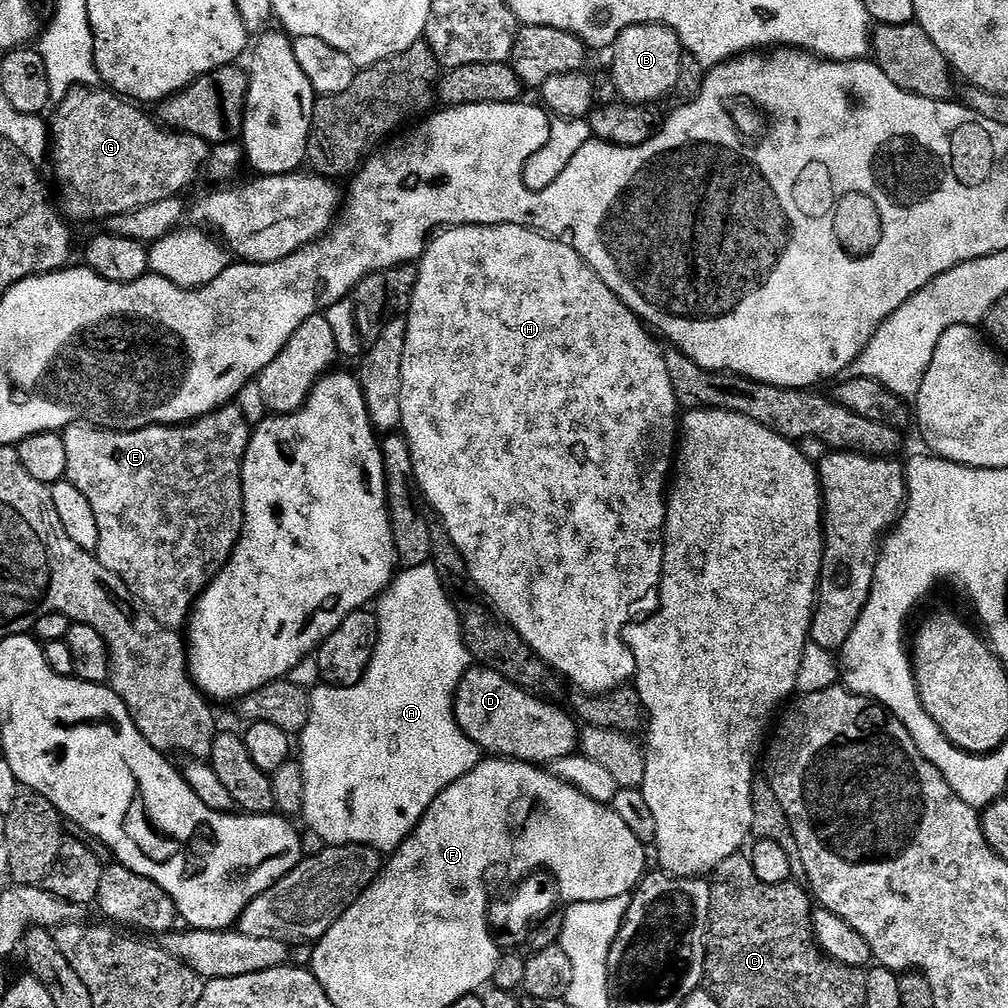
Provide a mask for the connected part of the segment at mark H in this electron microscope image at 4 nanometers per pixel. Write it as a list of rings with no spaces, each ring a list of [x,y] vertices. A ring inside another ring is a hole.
[[[491,224],[491,225],[489,225],[489,226],[479,226],[479,225],[469,225],[469,226],[452,226],[452,227],[449,227],[449,228],[448,228],[448,229],[447,229],[447,230],[444,230],[444,231],[441,231],[441,232],[440,232],[440,233],[439,233],[439,235],[437,235],[437,236],[436,236],[436,237],[435,237],[435,239],[433,239],[433,240],[432,240],[432,241],[431,241],[431,243],[429,243],[429,245],[428,245],[428,247],[427,247],[427,249],[426,249],[426,251],[425,251],[425,253],[424,253],[424,255],[423,255],[423,257],[422,257],[422,259],[421,259],[421,260],[420,260],[420,261],[419,261],[419,264],[418,264],[418,271],[419,271],[419,276],[418,276],[418,278],[417,278],[417,282],[416,282],[416,284],[415,284],[415,288],[413,288],[413,289],[412,289],[412,291],[411,291],[411,295],[410,295],[410,307],[411,307],[411,306],[412,306],[412,309],[410,309],[410,310],[409,310],[409,312],[408,312],[408,313],[406,313],[406,319],[407,319],[407,322],[408,322],[408,334],[407,334],[407,336],[406,336],[406,350],[405,350],[405,351],[404,351],[404,358],[403,358],[403,360],[402,360],[402,418],[401,418],[401,419],[400,419],[400,428],[401,428],[401,429],[402,429],[402,433],[403,433],[403,432],[404,432],[404,436],[403,436],[403,439],[404,439],[404,440],[405,440],[405,441],[406,441],[406,443],[407,443],[407,444],[408,444],[408,446],[409,446],[409,452],[410,452],[410,454],[411,454],[411,455],[412,455],[412,456],[413,456],[413,473],[414,473],[414,480],[415,480],[415,483],[416,483],[416,484],[417,484],[417,485],[418,485],[418,488],[419,488],[419,484],[418,484],[418,483],[420,483],[420,488],[421,488],[421,490],[422,490],[422,491],[424,491],[424,496],[425,496],[425,498],[426,498],[426,499],[428,499],[428,504],[429,504],[429,506],[430,506],[430,507],[432,507],[432,508],[433,508],[433,510],[434,510],[434,511],[436,511],[436,512],[437,512],[437,514],[438,514],[438,515],[440,515],[440,516],[441,516],[441,517],[440,517],[440,516],[437,516],[437,517],[439,517],[439,519],[440,519],[440,520],[441,520],[441,521],[442,521],[442,523],[443,523],[443,526],[444,526],[444,528],[445,528],[445,530],[446,530],[446,531],[448,531],[448,533],[449,533],[449,534],[450,534],[450,538],[451,538],[451,539],[452,539],[452,547],[453,547],[453,549],[455,549],[455,551],[456,551],[456,552],[457,552],[457,553],[458,553],[458,552],[459,552],[459,551],[460,551],[460,556],[461,556],[461,558],[462,558],[462,559],[464,559],[464,564],[465,564],[465,566],[466,566],[466,567],[468,567],[468,576],[469,576],[469,578],[470,578],[470,579],[472,579],[472,580],[473,580],[473,582],[474,582],[474,583],[476,583],[476,588],[477,588],[477,590],[478,590],[478,591],[480,591],[480,592],[481,592],[481,594],[482,594],[482,595],[484,595],[484,596],[485,596],[485,598],[484,598],[484,597],[483,597],[483,599],[484,599],[484,600],[485,600],[485,601],[487,601],[487,603],[488,603],[488,604],[489,604],[489,605],[490,605],[490,608],[491,608],[491,604],[490,604],[490,603],[492,603],[492,608],[493,608],[493,609],[492,609],[492,608],[491,608],[491,611],[492,611],[492,612],[493,612],[493,613],[495,613],[495,615],[496,615],[496,616],[497,616],[497,617],[499,617],[499,619],[500,619],[500,620],[501,620],[501,621],[503,621],[503,623],[505,623],[505,624],[507,624],[507,625],[508,625],[508,627],[510,627],[510,628],[512,628],[512,629],[513,629],[513,631],[515,631],[515,632],[516,632],[516,633],[517,633],[517,634],[518,634],[518,635],[520,635],[520,637],[521,637],[521,639],[523,639],[523,640],[524,640],[524,644],[525,644],[525,646],[527,646],[527,648],[528,648],[528,649],[530,649],[530,651],[532,651],[532,652],[533,652],[533,654],[535,654],[535,655],[536,655],[536,656],[537,656],[537,658],[538,658],[538,659],[540,659],[540,661],[541,661],[541,662],[542,662],[542,663],[543,663],[543,664],[544,664],[544,665],[546,665],[546,666],[547,666],[547,667],[548,667],[548,668],[549,668],[549,669],[551,669],[551,671],[552,671],[552,668],[553,668],[553,670],[554,670],[554,671],[556,671],[556,672],[557,672],[557,674],[558,674],[558,675],[560,675],[560,676],[565,676],[565,678],[566,678],[566,679],[568,679],[568,680],[569,680],[569,682],[570,682],[570,683],[572,683],[572,684],[573,684],[573,686],[574,686],[574,687],[576,687],[576,688],[577,688],[577,690],[578,690],[578,691],[580,691],[580,692],[585,692],[585,694],[586,694],[586,695],[588,695],[588,696],[592,696],[592,697],[588,697],[588,698],[604,698],[604,697],[607,697],[607,696],[608,696],[608,695],[609,695],[609,694],[612,694],[612,693],[615,693],[615,692],[612,692],[612,691],[614,691],[614,690],[615,690],[615,688],[620,688],[620,687],[622,687],[622,686],[623,686],[623,684],[628,684],[628,685],[631,685],[631,684],[632,684],[632,683],[633,683],[633,681],[635,681],[635,679],[636,679],[636,663],[635,663],[635,662],[634,662],[634,654],[633,654],[633,653],[632,653],[632,652],[631,652],[631,651],[630,651],[630,649],[629,649],[629,648],[628,648],[628,646],[627,646],[627,644],[625,644],[625,642],[624,642],[624,629],[625,629],[625,628],[627,628],[627,627],[628,627],[628,625],[629,625],[629,624],[631,624],[631,623],[633,623],[633,621],[635,621],[635,620],[636,620],[636,619],[637,619],[637,618],[640,618],[640,617],[643,617],[643,616],[644,616],[644,615],[645,615],[645,614],[652,614],[652,613],[655,613],[655,611],[656,611],[656,609],[657,609],[657,608],[659,608],[659,607],[660,607],[660,578],[661,578],[661,576],[662,576],[662,574],[663,574],[663,552],[664,552],[664,523],[665,523],[665,522],[666,522],[666,514],[667,514],[667,513],[668,513],[668,506],[667,506],[667,503],[666,503],[666,493],[667,493],[667,492],[668,492],[668,491],[669,491],[669,488],[670,488],[670,477],[671,477],[671,476],[672,476],[672,475],[673,475],[673,472],[674,472],[674,457],[675,457],[675,456],[676,456],[676,455],[677,455],[677,452],[678,452],[678,440],[677,440],[677,437],[675,437],[675,438],[674,438],[674,437],[672,437],[672,435],[674,435],[674,434],[675,434],[675,432],[676,432],[676,435],[677,435],[677,432],[678,432],[678,416],[677,416],[677,420],[676,420],[676,408],[677,408],[677,409],[678,409],[678,401],[677,401],[677,398],[676,398],[676,395],[675,395],[675,394],[674,394],[674,386],[670,386],[670,374],[666,374],[666,362],[665,362],[665,361],[664,361],[664,348],[663,348],[663,347],[661,347],[661,345],[659,345],[659,346],[658,346],[658,345],[656,345],[656,340],[657,340],[657,337],[656,337],[656,336],[655,336],[655,335],[653,335],[653,333],[652,333],[652,332],[651,332],[651,331],[649,331],[649,329],[648,329],[648,328],[647,328],[647,327],[646,327],[646,325],[645,325],[645,323],[644,323],[644,321],[643,321],[643,320],[641,320],[641,319],[640,319],[640,317],[639,317],[639,316],[637,316],[637,315],[636,315],[636,313],[634,313],[634,312],[631,312],[631,311],[630,311],[630,310],[629,310],[629,308],[628,308],[628,307],[627,307],[627,306],[626,306],[626,305],[624,305],[624,303],[623,303],[623,302],[622,302],[622,301],[620,301],[620,299],[618,299],[618,298],[617,298],[617,296],[616,296],[616,295],[614,295],[614,294],[613,294],[613,292],[612,292],[612,291],[611,291],[611,290],[610,290],[610,286],[606,286],[606,282],[602,282],[602,278],[598,278],[598,274],[597,274],[597,273],[596,273],[596,272],[595,272],[595,271],[594,271],[594,269],[592,269],[592,268],[591,268],[591,267],[590,267],[590,265],[589,265],[589,264],[587,264],[587,262],[586,262],[586,261],[584,261],[584,259],[582,259],[582,258],[581,258],[581,256],[579,256],[579,254],[578,254],[578,253],[576,253],[576,252],[575,252],[575,251],[574,251],[574,249],[573,249],[573,248],[572,248],[572,247],[570,247],[570,245],[569,245],[569,244],[563,244],[563,242],[562,242],[562,241],[561,241],[561,240],[551,240],[551,239],[550,239],[550,237],[548,237],[548,236],[544,236],[544,235],[543,235],[543,234],[541,234],[541,233],[540,233],[540,232],[535,232],[535,231],[533,231],[533,229],[532,229],[532,228],[522,228],[522,227],[520,227],[520,226],[514,226],[514,225],[513,225],[513,224]]]

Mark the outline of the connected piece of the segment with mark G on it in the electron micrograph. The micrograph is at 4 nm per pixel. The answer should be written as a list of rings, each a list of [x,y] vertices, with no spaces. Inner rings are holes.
[[[111,91],[92,92],[89,96],[84,96],[81,100],[76,100],[73,104],[68,104],[53,120],[50,120],[50,164],[56,167],[56,176],[73,192],[76,197],[73,198],[72,212],[76,216],[88,216],[93,212],[96,216],[105,216],[111,218],[113,216],[122,216],[126,212],[134,212],[137,208],[145,208],[151,204],[161,204],[163,200],[171,200],[179,197],[180,192],[184,192],[196,180],[196,171],[199,170],[200,164],[204,164],[210,160],[210,148],[203,140],[185,138],[183,135],[177,134],[172,130],[165,130],[155,119],[152,120],[143,112],[143,107],[137,106],[135,103],[129,102],[127,99],[121,98],[119,95],[113,94]]]

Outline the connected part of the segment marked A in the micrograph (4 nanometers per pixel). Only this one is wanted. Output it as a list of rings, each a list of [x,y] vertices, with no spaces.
[[[429,562],[423,564],[422,566],[404,568],[403,571],[401,571],[399,575],[397,575],[395,579],[393,579],[392,583],[388,585],[382,597],[382,603],[384,603],[384,616],[382,615],[382,617],[379,619],[380,642],[374,650],[372,661],[370,662],[370,666],[366,670],[366,674],[363,676],[363,678],[360,679],[357,684],[355,684],[354,686],[350,686],[349,688],[334,688],[331,684],[321,683],[319,685],[320,688],[316,688],[314,690],[311,689],[308,698],[308,705],[310,706],[308,724],[306,727],[304,727],[304,731],[299,733],[298,736],[298,740],[300,740],[300,756],[298,755],[298,763],[300,769],[302,770],[302,774],[304,775],[304,810],[302,813],[302,820],[305,820],[305,822],[308,823],[308,827],[306,827],[307,831],[314,835],[317,835],[318,838],[320,838],[325,845],[343,846],[345,844],[359,844],[365,848],[374,848],[377,850],[385,850],[384,848],[388,848],[387,850],[395,850],[399,848],[400,845],[403,844],[404,841],[412,835],[413,830],[420,825],[420,819],[425,816],[425,814],[428,812],[428,807],[434,803],[438,796],[442,794],[444,790],[449,788],[451,784],[458,782],[458,780],[465,776],[466,773],[468,773],[470,770],[474,770],[480,765],[482,759],[482,750],[458,726],[458,722],[456,721],[456,710],[454,707],[456,690],[460,687],[461,678],[464,677],[465,672],[467,672],[470,667],[470,653],[467,646],[464,645],[462,617],[458,611],[457,605],[455,603],[452,605],[452,600],[450,597],[448,597],[448,592],[446,589],[444,589],[444,584],[442,581],[440,581],[440,576],[438,573],[436,573],[436,568],[434,564],[435,563]]]

